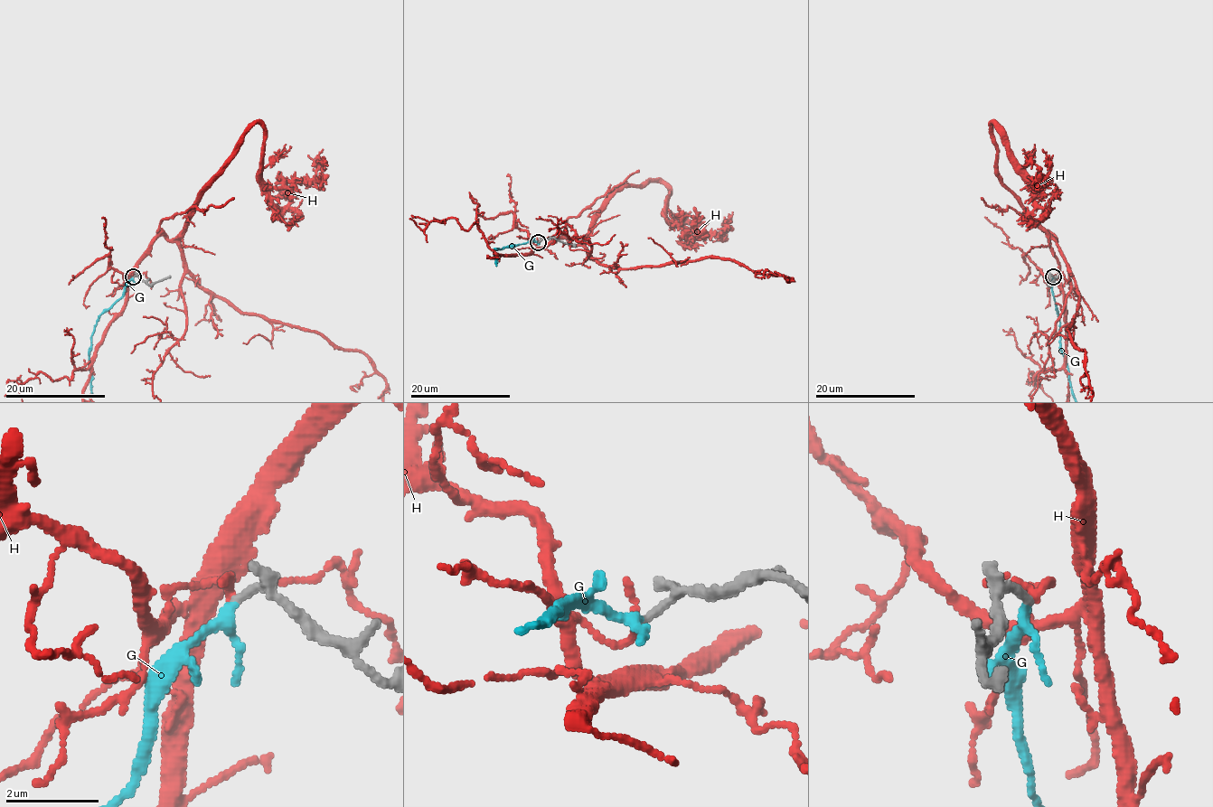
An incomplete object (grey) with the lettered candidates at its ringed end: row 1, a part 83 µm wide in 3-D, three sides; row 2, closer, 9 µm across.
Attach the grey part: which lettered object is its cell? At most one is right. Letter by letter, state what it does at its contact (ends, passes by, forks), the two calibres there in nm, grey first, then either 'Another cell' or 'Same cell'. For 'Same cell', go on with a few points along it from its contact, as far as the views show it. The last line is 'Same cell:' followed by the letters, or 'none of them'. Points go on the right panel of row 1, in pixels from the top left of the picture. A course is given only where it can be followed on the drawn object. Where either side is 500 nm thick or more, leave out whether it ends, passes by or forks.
G: It passes by. Thickness 120 nm (grey) against 170 nm. Same cell
H: It passes by. Thickness 120 nm (grey) against 120 nm. Another cell
Same cell: G

